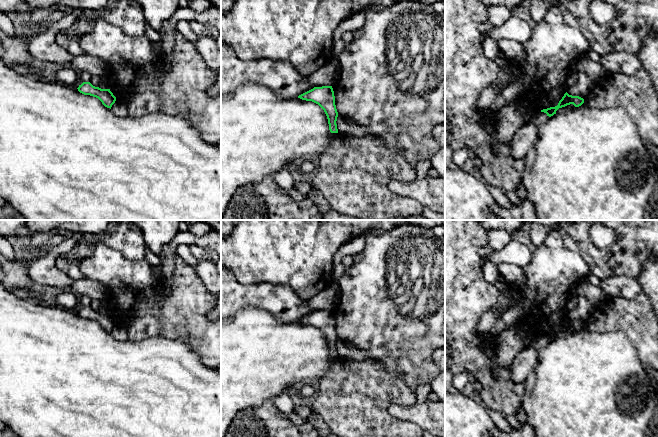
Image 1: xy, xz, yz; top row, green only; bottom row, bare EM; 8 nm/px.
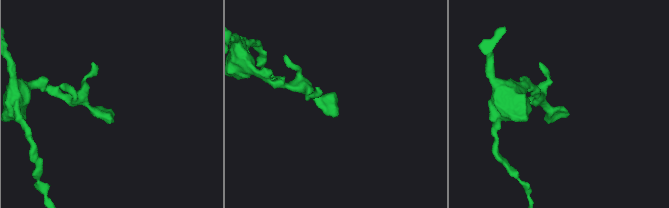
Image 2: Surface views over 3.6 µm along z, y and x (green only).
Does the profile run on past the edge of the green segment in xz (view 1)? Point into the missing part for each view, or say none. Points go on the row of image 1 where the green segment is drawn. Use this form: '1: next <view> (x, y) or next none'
1: next none

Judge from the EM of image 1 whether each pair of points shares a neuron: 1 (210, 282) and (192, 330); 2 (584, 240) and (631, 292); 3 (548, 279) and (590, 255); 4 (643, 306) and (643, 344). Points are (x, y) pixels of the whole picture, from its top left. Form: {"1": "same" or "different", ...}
{"1": "different", "2": "different", "3": "different", "4": "same"}

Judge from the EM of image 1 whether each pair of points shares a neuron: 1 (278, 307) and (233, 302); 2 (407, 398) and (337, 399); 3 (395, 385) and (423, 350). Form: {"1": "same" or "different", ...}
{"1": "same", "2": "same", "3": "different"}

